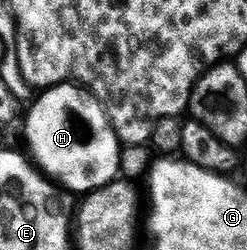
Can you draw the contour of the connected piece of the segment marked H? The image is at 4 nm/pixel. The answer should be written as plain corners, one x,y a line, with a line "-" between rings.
73,83
53,85
51,89
39,92
35,97
38,98
26,117
26,141
30,144
29,156
47,178
53,179
63,190
71,189
72,192
78,193
77,195
94,193
100,187
119,180
118,168
122,165
124,149
104,107
89,89

